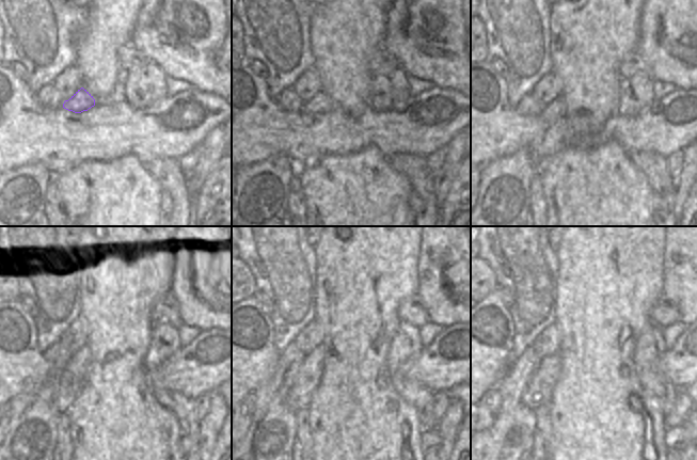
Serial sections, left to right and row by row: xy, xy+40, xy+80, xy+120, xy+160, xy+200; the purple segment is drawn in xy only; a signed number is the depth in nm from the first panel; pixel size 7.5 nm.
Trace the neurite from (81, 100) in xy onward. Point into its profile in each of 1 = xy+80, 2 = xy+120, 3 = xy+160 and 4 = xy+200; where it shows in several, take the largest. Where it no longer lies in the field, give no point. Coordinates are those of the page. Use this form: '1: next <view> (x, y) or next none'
1: next xy+80 (557, 109)
2: next xy+120 (70, 380)
3: next xy+160 (306, 380)
4: next xy+200 (538, 393)

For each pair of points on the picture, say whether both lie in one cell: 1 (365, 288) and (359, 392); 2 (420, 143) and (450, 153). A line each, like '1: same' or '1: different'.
1: same
2: different

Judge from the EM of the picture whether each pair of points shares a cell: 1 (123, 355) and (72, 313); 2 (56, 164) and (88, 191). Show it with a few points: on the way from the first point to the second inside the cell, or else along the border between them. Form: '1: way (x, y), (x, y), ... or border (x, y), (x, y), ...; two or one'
1: border (75, 290), (80, 315); two
2: border (86, 159), (56, 177); two

